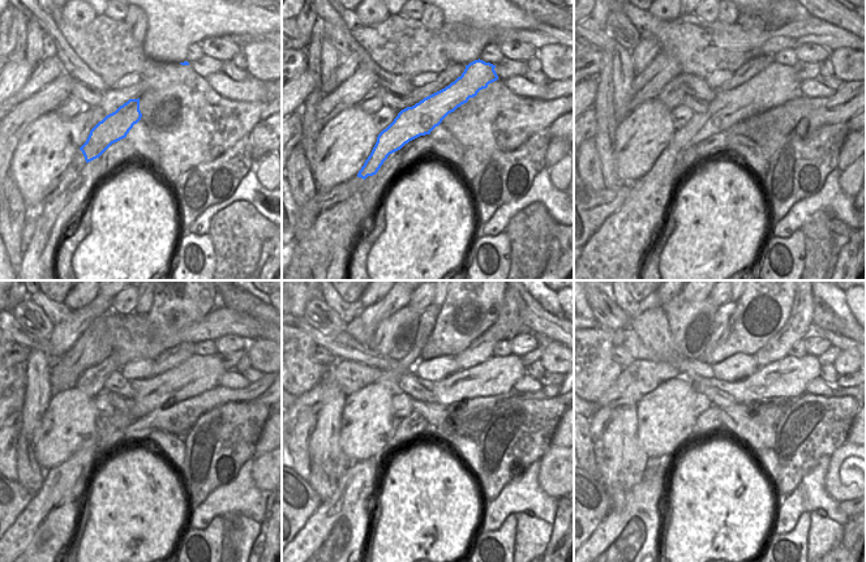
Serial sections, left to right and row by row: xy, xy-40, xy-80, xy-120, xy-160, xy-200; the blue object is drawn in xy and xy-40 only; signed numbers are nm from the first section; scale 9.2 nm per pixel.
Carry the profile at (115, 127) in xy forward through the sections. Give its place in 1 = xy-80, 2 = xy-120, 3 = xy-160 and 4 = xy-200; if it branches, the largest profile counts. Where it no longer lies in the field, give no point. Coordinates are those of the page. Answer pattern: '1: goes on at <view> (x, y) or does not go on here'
1: goes on at xy-80 (777, 84)
2: goes on at xy-120 (197, 374)
3: goes on at xy-160 (496, 376)
4: goes on at xy-200 (785, 378)

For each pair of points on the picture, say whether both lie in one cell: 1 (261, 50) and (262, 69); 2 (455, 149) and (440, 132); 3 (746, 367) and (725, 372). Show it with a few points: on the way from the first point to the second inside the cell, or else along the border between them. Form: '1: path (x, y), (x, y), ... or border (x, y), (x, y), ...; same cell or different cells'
1: path (261, 55), (262, 64); same cell
2: path (451, 145), (442, 136); same cell
3: path (741, 367), (731, 369); same cell

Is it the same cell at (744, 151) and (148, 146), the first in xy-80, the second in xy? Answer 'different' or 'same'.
same

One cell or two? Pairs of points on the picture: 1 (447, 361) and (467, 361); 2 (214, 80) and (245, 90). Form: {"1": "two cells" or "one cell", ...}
{"1": "two cells", "2": "one cell"}

